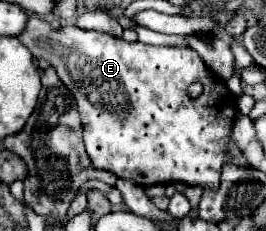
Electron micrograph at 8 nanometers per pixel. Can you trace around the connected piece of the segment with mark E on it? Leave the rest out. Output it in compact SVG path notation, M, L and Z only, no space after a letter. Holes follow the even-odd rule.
M31 16L23 34L17 38L31 50L35 58L47 60L75 96L83 122L85 148L95 168L109 170L115 176L131 180L139 186L187 182L189 186L217 188L227 150L235 164L249 166L237 146L231 142L231 124L237 112L237 98L231 96L227 86L217 78L213 82L205 68L205 62L193 48L167 48L147 46L141 42L125 42L105 32L81 30L77 26L63 26L55 30L47 20L39 16ZM195 82L203 86L203 94L191 98L187 94L187 88Z

